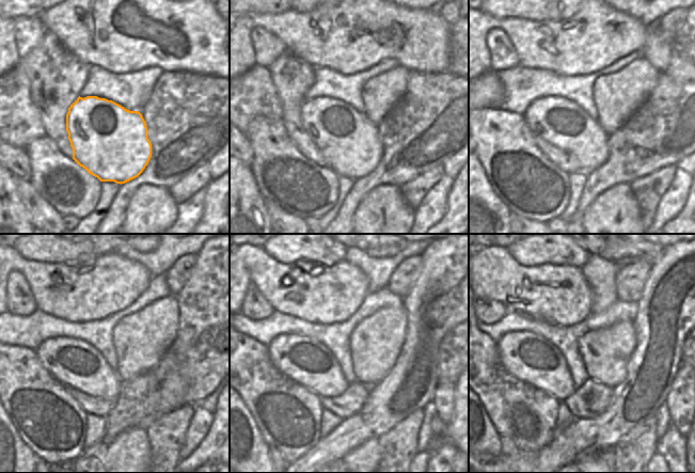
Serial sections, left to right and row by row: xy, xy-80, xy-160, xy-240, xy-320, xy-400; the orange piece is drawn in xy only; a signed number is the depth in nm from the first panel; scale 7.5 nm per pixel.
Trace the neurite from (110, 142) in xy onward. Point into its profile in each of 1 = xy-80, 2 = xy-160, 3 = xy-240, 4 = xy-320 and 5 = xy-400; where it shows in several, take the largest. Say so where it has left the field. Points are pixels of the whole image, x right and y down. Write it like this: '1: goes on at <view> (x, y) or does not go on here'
1: goes on at xy-80 (348, 141)
2: goes on at xy-160 (558, 121)
3: goes on at xy-240 (75, 363)
4: goes on at xy-320 (307, 362)
5: goes on at xy-400 (530, 358)

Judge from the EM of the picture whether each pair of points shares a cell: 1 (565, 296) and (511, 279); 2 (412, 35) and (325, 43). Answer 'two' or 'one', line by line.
1: one
2: one

